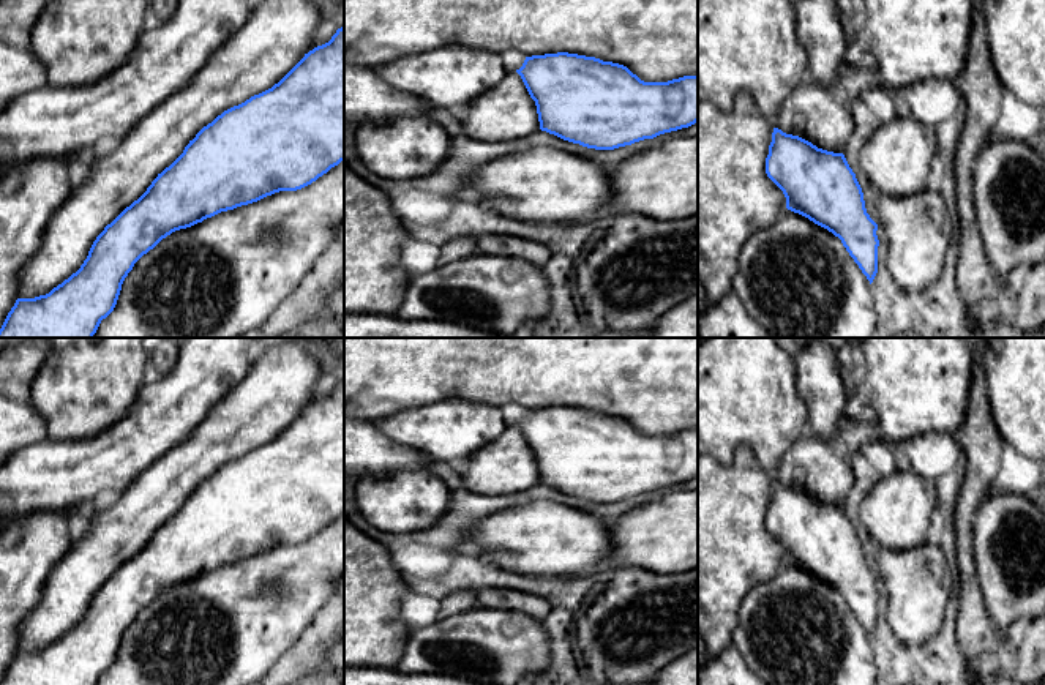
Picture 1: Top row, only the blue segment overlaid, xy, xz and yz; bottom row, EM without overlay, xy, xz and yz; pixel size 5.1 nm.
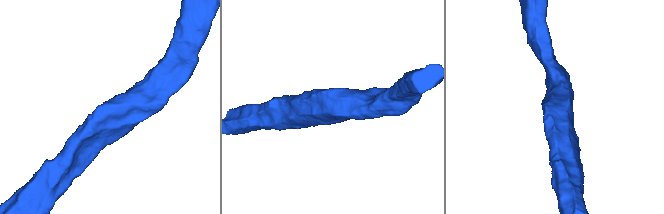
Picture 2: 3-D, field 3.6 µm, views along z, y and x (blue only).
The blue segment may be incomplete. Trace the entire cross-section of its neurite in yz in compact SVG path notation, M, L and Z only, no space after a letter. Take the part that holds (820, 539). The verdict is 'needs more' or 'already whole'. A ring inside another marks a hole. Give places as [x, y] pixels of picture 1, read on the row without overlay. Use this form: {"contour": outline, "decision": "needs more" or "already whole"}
{"contour": "M810 434L785 453L773 480L766 527L783 545L786 562L838 590L871 638L878 627L878 578L867 567L862 541L843 508L854 483L851 462L838 458L830 442Z", "decision": "needs more"}

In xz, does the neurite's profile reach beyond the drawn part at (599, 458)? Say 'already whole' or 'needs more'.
needs more

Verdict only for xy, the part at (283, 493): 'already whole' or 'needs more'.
needs more

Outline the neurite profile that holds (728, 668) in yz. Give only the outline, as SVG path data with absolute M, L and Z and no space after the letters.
M729 644L720 655L706 658L698 668L698 685L766 685L743 661L742 653Z

